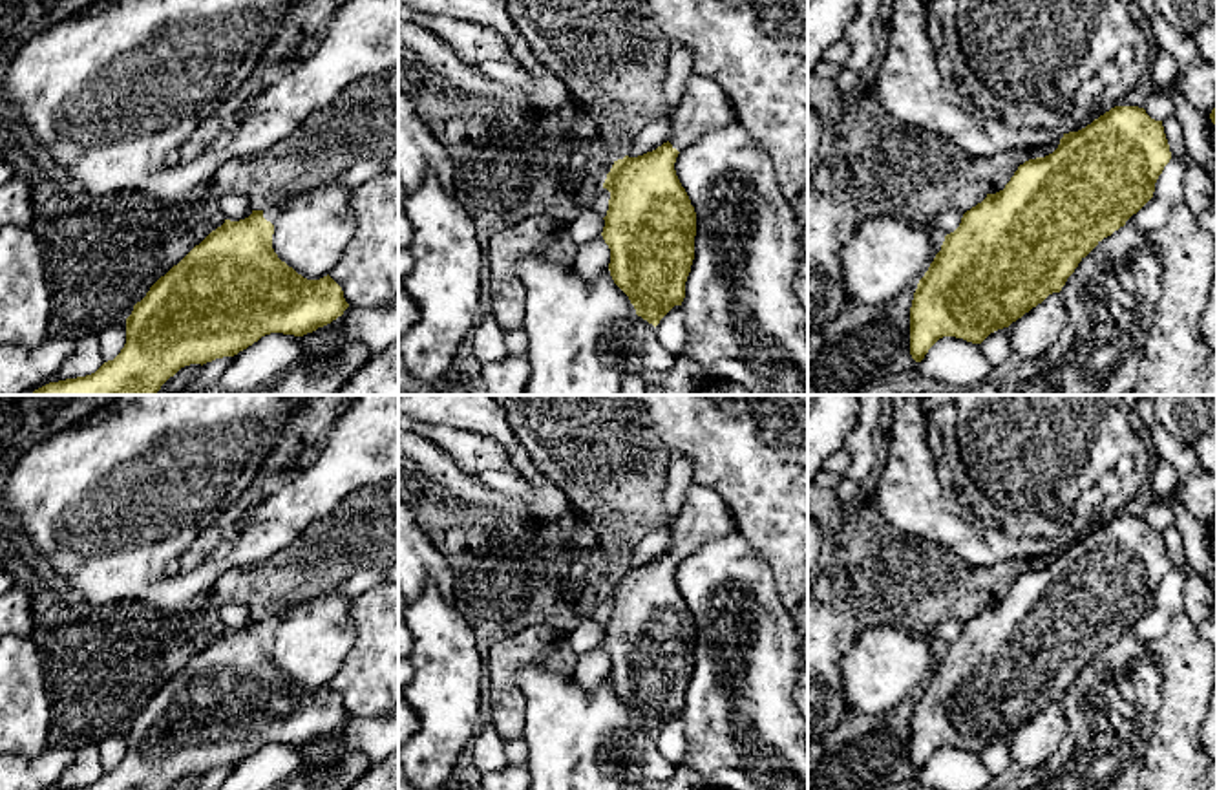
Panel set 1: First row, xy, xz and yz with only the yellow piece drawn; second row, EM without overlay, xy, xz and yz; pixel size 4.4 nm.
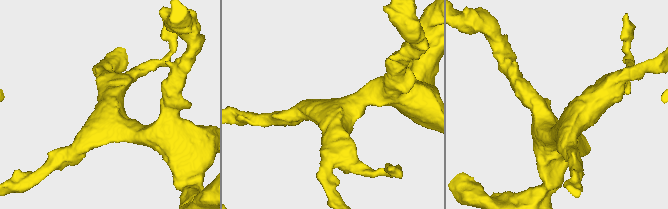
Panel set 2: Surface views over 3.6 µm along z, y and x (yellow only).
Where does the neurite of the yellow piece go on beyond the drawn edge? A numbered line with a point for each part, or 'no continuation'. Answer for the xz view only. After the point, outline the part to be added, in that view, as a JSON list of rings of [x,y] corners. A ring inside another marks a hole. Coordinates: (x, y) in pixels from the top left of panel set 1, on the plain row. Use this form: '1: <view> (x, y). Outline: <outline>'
1: xz (704, 516). Outline: [[[693,481],[672,525],[669,552],[682,561],[705,541],[724,538],[733,530],[736,525],[725,499],[716,490]]]

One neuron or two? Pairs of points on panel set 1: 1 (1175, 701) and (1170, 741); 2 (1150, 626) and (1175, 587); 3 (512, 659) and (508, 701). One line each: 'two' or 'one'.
1: one
2: one
3: one

